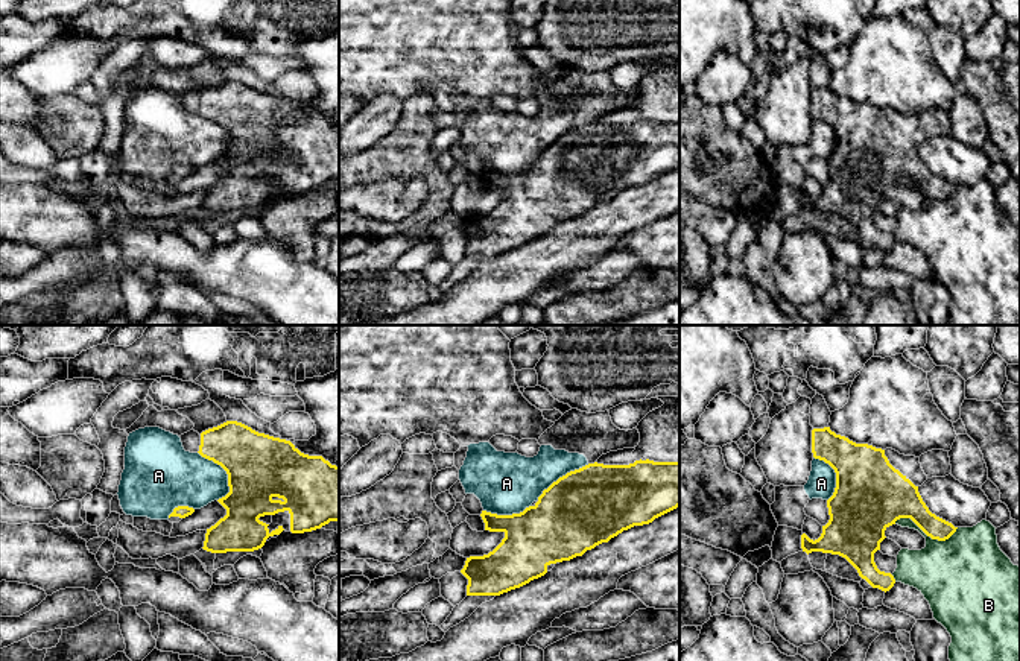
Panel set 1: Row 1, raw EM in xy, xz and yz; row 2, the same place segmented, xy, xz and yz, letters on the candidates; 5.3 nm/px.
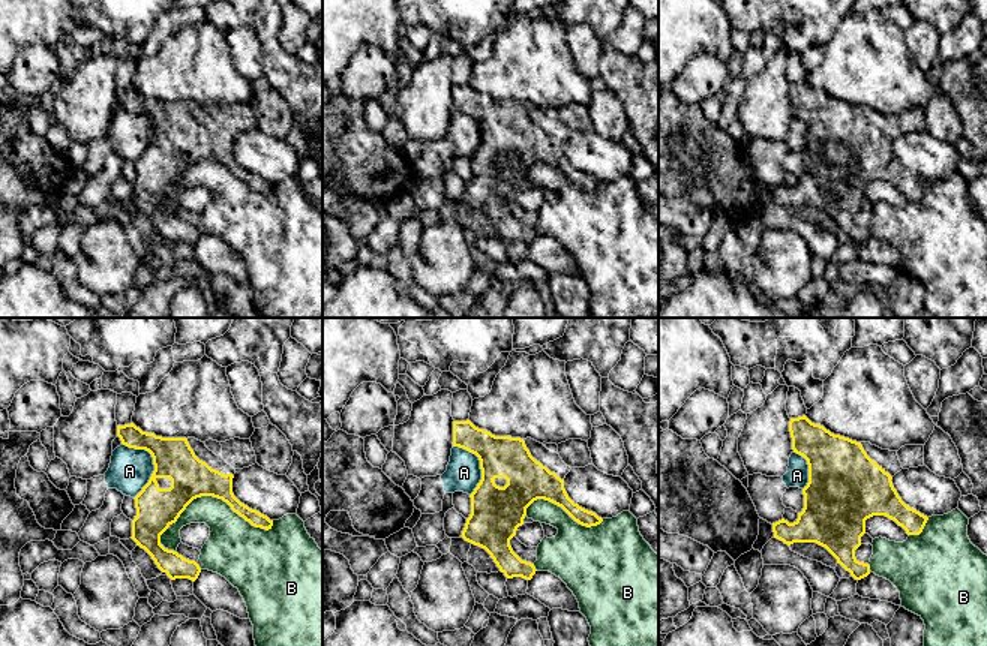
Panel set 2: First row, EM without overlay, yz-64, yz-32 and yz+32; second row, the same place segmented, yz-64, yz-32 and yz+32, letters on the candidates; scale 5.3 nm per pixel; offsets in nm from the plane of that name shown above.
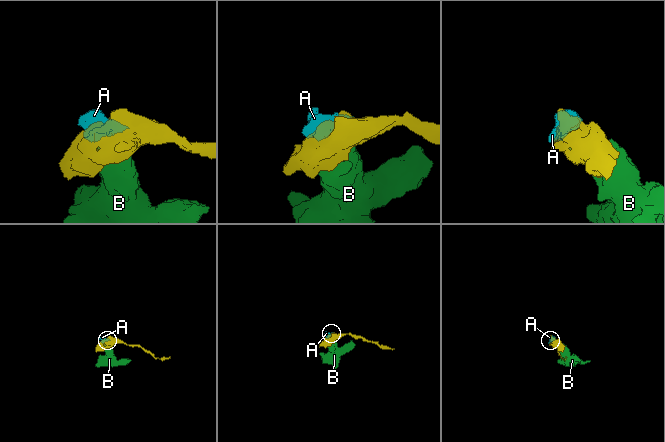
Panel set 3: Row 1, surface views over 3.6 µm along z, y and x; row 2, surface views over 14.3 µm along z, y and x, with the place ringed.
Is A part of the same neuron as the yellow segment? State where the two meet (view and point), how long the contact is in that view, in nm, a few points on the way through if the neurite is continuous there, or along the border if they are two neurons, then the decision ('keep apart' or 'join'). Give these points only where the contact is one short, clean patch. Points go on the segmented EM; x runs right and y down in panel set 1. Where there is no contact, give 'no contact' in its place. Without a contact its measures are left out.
xy (227, 473) | 280 nm | keep apart

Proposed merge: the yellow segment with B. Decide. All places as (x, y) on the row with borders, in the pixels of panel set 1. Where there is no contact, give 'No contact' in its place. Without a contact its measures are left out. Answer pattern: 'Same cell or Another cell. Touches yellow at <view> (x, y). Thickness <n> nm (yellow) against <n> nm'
Another cell. Touches yellow at yz (926, 534). Thickness 220 nm (yellow) against 360 nm

